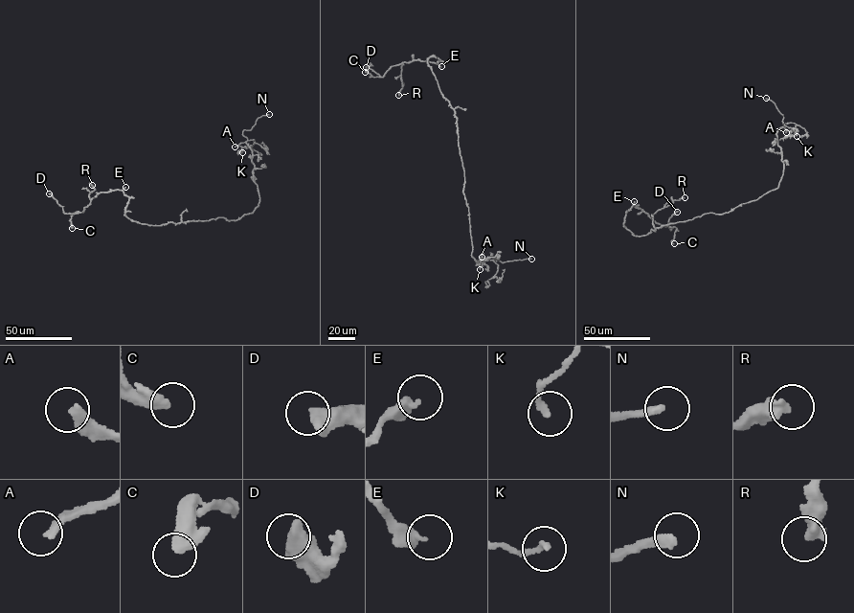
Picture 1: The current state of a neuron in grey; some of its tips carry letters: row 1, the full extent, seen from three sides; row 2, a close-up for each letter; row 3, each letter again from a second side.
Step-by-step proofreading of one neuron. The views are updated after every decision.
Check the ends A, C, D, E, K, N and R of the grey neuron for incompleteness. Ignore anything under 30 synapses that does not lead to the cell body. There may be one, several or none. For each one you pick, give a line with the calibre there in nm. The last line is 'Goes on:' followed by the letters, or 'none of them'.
A: 320 nm
N: 280 nm
Goes on: A, N

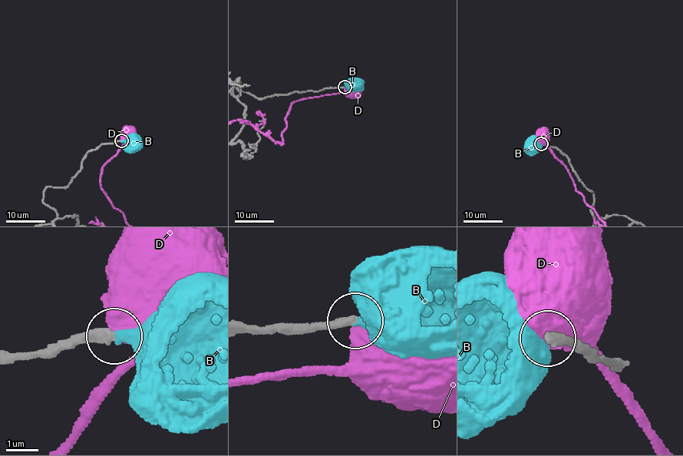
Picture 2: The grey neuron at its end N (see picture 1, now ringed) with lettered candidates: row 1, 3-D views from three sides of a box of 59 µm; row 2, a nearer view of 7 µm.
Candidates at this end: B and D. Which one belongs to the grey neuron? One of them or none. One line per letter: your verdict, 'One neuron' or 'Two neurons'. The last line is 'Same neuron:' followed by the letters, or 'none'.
B: One neuron
D: Two neurons
Same neuron: B

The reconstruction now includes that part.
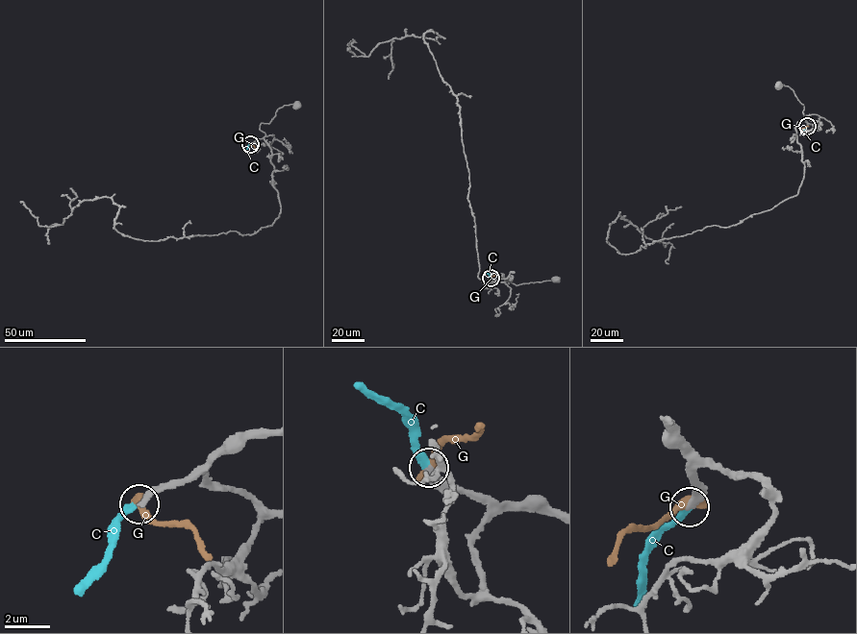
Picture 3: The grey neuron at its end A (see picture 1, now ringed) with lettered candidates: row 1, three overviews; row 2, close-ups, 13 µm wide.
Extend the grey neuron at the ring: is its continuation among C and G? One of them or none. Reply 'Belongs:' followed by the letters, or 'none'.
Belongs: C

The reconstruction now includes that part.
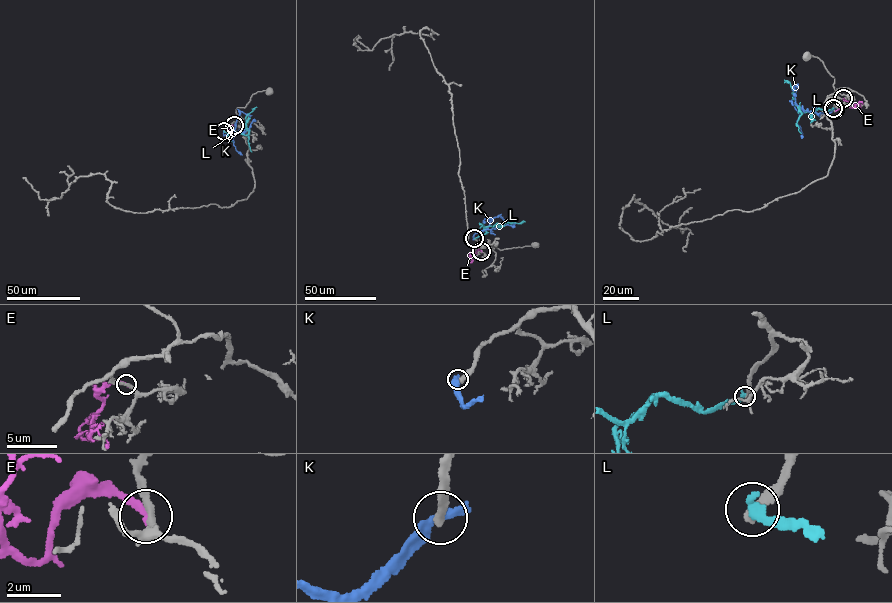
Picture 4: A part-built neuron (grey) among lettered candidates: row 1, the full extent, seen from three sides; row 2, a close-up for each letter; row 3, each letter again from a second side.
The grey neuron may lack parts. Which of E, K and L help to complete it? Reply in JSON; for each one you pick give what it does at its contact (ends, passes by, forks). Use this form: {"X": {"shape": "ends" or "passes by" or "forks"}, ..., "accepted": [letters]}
{"accepted": []}

